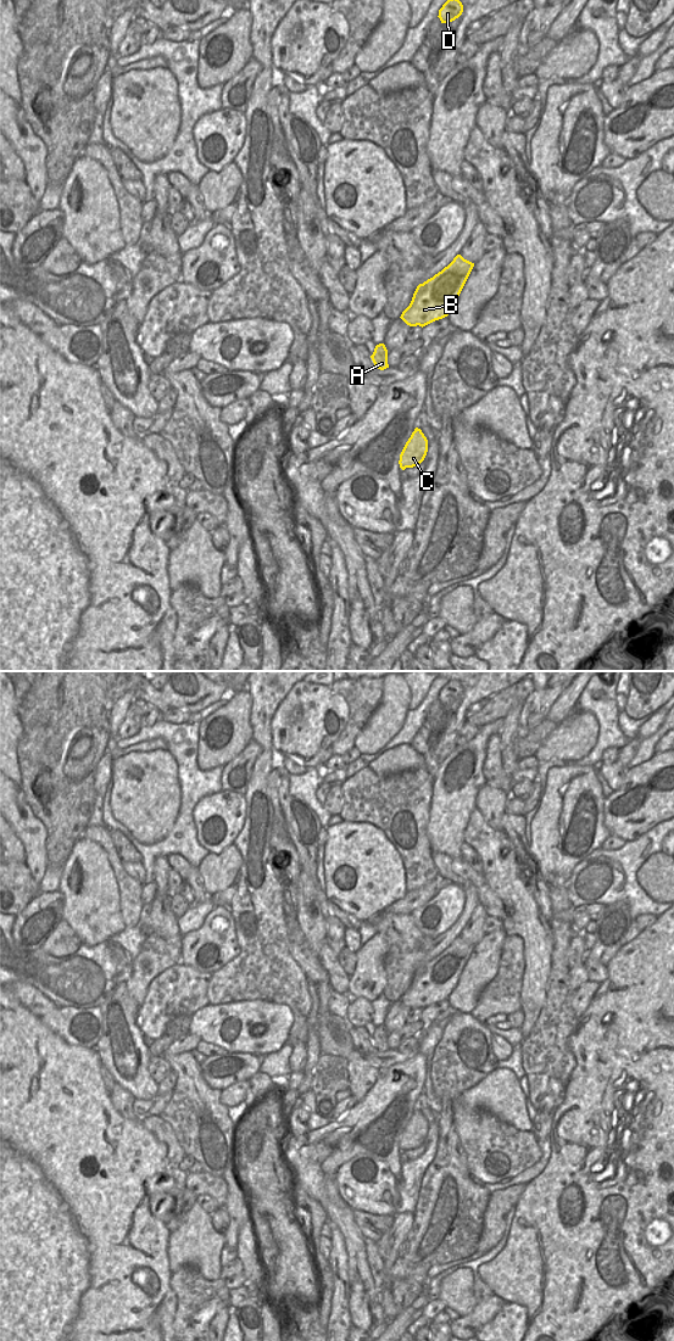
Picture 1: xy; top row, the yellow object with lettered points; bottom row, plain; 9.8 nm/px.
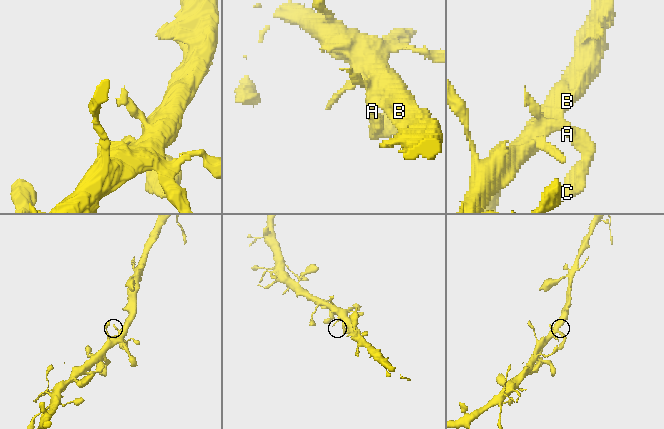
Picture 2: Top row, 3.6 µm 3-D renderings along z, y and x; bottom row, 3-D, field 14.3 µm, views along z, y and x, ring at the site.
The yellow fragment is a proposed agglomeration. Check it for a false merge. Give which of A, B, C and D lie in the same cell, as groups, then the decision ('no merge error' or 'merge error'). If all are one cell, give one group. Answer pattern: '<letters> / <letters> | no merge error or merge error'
A B C D | no merge error

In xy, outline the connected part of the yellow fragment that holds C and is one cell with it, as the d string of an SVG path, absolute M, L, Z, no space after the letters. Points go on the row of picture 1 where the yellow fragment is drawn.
M416 428L400 454L400 468L405 470L418 466L424 460L427 452L428 440L422 430Z

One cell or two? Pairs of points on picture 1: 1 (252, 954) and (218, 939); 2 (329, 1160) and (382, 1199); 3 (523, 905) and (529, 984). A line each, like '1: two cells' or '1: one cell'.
1: two cells
2: two cells
3: one cell

